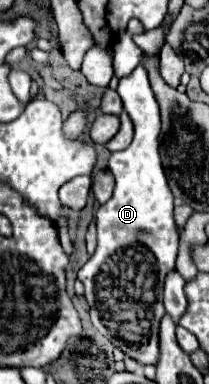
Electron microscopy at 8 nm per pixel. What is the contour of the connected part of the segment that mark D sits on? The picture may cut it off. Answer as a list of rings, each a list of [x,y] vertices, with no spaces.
[[[144,63],[120,79],[118,95],[124,103],[124,111],[130,115],[134,123],[134,141],[124,149],[110,155],[110,171],[116,177],[114,195],[110,201],[100,205],[96,211],[96,225],[98,225],[98,249],[86,261],[86,265],[78,271],[78,279],[84,285],[84,297],[90,305],[90,319],[94,327],[106,335],[116,347],[120,347],[126,355],[140,361],[142,365],[158,363],[158,325],[160,317],[164,315],[162,305],[162,285],[168,271],[174,269],[176,253],[178,253],[178,229],[172,217],[172,191],[168,187],[160,155],[158,155],[158,135],[160,135],[160,111],[156,105],[156,97],[152,93],[148,73]]]

